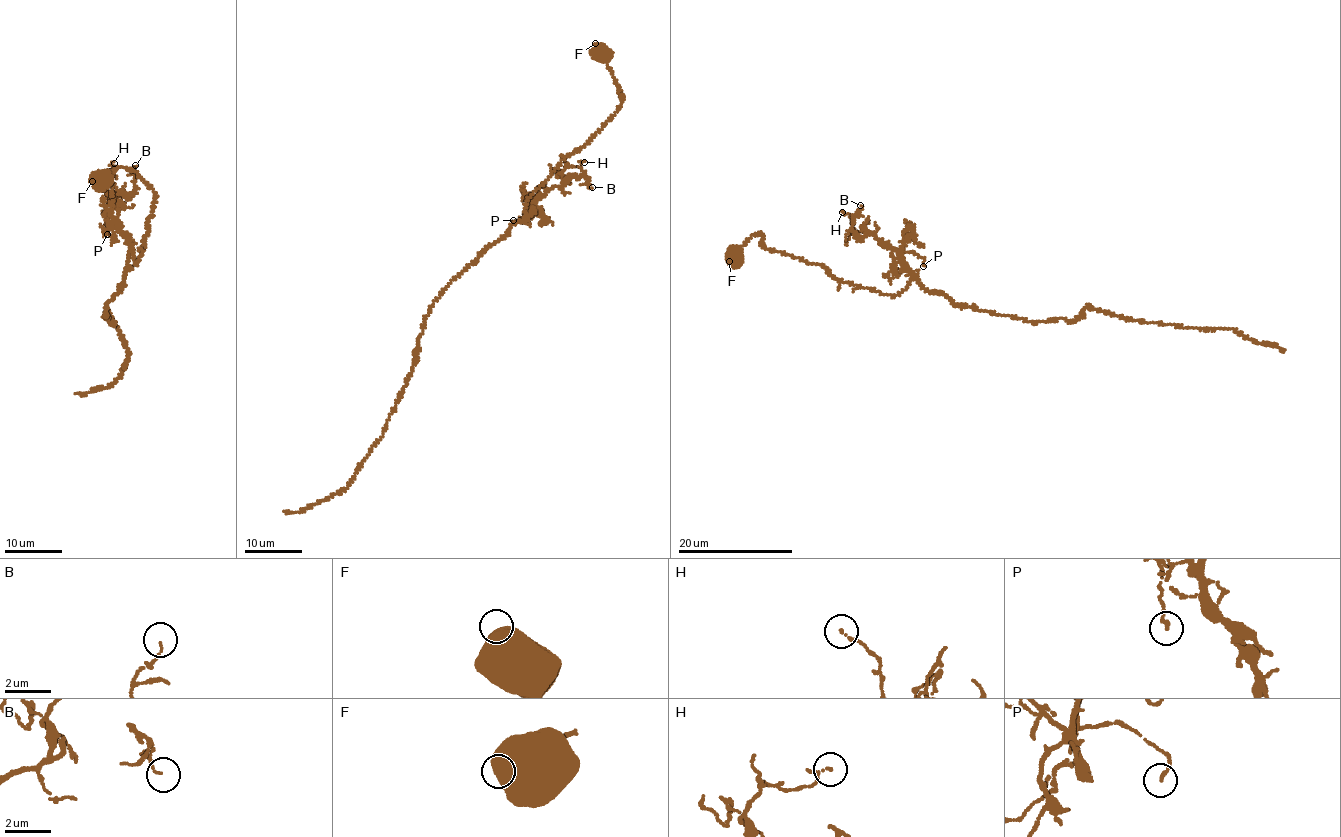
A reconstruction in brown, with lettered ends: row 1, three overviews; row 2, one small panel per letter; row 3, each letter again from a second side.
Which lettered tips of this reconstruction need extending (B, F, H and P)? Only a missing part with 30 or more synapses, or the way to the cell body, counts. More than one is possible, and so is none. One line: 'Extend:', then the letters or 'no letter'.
Extend: no letter

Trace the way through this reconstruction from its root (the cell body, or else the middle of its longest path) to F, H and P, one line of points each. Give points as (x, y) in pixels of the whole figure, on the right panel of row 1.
F: (989, 312), (957, 306), (914, 279), (896, 296), (881, 295), (767, 250), (761, 235), (747, 238), (729, 261)
H: (989, 312), (957, 306), (940, 293), (928, 290), (893, 248), (868, 231), (857, 231), (851, 218), (842, 212)
P: (989, 312), (957, 306), (940, 293), (928, 290), (905, 265), (901, 254), (913, 251), (924, 260), (923, 266)

